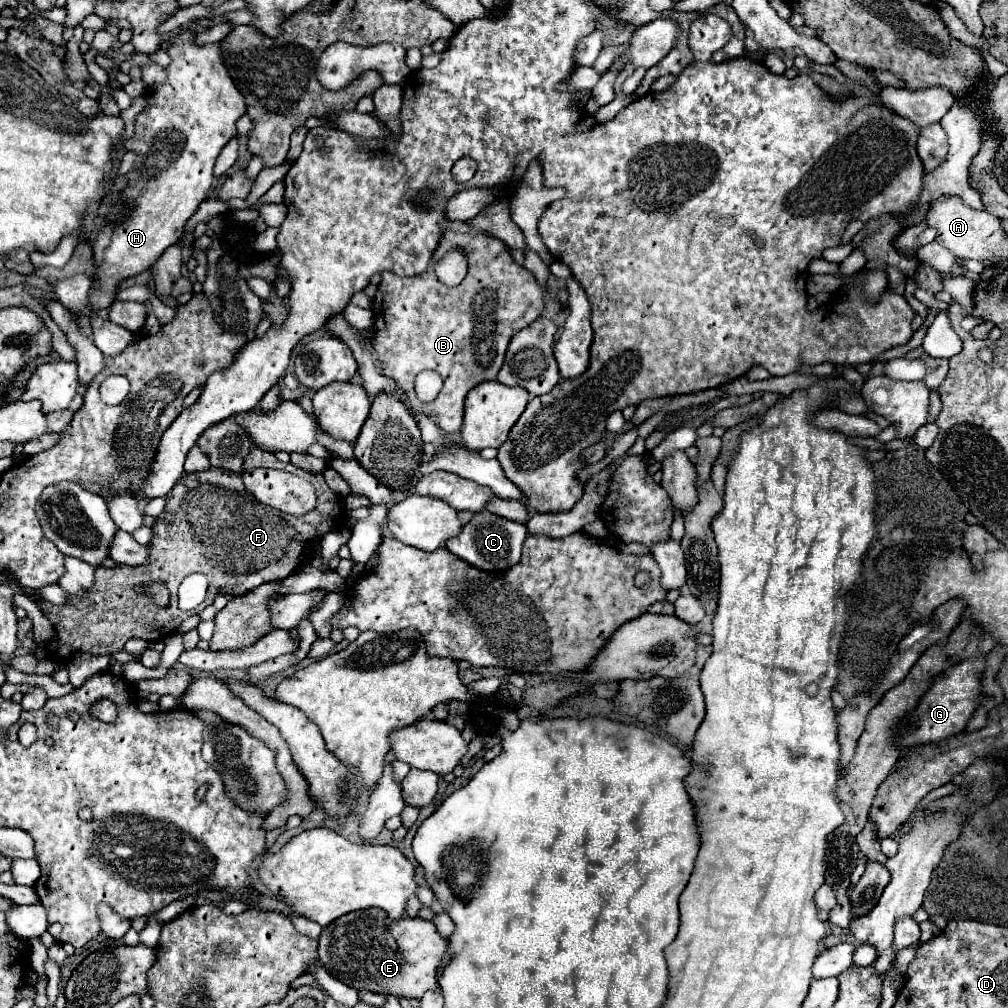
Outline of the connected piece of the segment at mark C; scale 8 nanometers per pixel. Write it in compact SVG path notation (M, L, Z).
M479 511L473 515L473 519L461 529L461 533L457 533L457 537L451 537L445 547L461 557L463 561L467 561L469 565L475 565L483 571L505 571L511 565L515 565L521 557L521 545L525 541L527 535L527 527L517 523L517 521L509 521L505 517L497 517L489 511Z

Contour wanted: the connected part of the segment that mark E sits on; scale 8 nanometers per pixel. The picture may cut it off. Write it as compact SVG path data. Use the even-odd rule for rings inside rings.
M361 909L341 915L319 937L319 959L335 979L357 991L389 993L409 999L421 999L425 991L439 987L437 967L447 949L447 939L437 933L431 921L419 917L393 921L381 909Z

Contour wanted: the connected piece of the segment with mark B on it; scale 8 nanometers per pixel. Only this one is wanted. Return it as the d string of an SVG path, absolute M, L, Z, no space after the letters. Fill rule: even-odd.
M445 221L445 233L437 249L433 251L429 269L425 269L425 273L415 275L415 277L399 277L389 271L381 273L381 283L373 297L373 321L375 323L373 323L371 345L373 345L373 351L377 353L381 371L387 373L387 377L393 377L401 385L401 389L405 389L405 393L409 395L415 393L413 379L419 371L433 369L443 377L443 389L433 403L425 405L415 399L413 405L415 409L421 409L421 413L429 413L435 425L439 425L445 433L457 433L461 429L465 395L475 385L497 379L497 373L503 365L503 357L505 357L511 337L523 327L531 325L541 315L543 299L545 299L545 289L535 281L531 271L527 271L525 267L513 261L509 247L501 239L489 233L477 231L461 221ZM455 247L465 251L469 259L469 273L461 285L447 287L439 283L433 269L437 261Z

